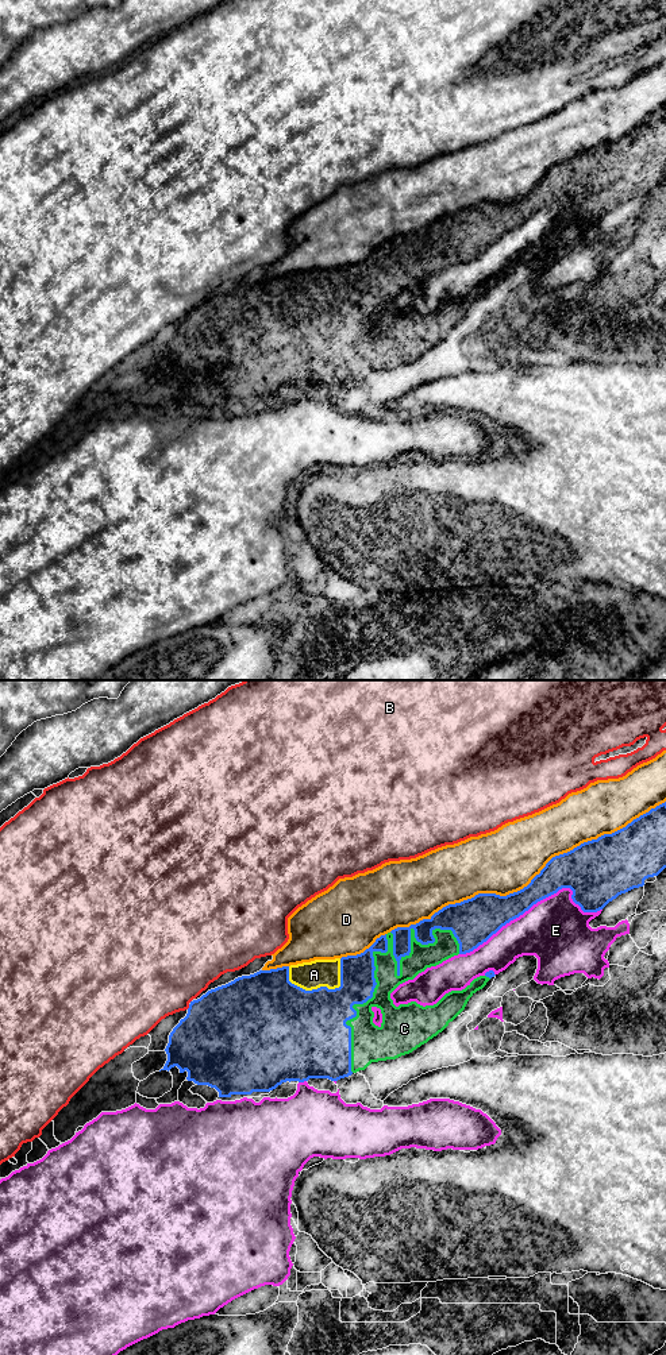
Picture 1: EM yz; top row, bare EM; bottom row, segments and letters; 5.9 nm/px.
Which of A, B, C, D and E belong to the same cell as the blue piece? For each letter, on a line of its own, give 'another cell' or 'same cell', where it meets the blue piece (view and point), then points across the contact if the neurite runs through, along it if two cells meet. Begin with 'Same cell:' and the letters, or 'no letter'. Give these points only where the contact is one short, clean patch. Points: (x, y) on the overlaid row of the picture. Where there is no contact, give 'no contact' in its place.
Same cell: A, C
A: same cell | yz (308, 991)
B: another cell | yz (189, 1007)
C: same cell | yz (415, 935)
D: another cell | yz (528, 884)
E: another cell | yz (534, 903)

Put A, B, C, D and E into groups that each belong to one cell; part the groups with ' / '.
A C / B / D / E

